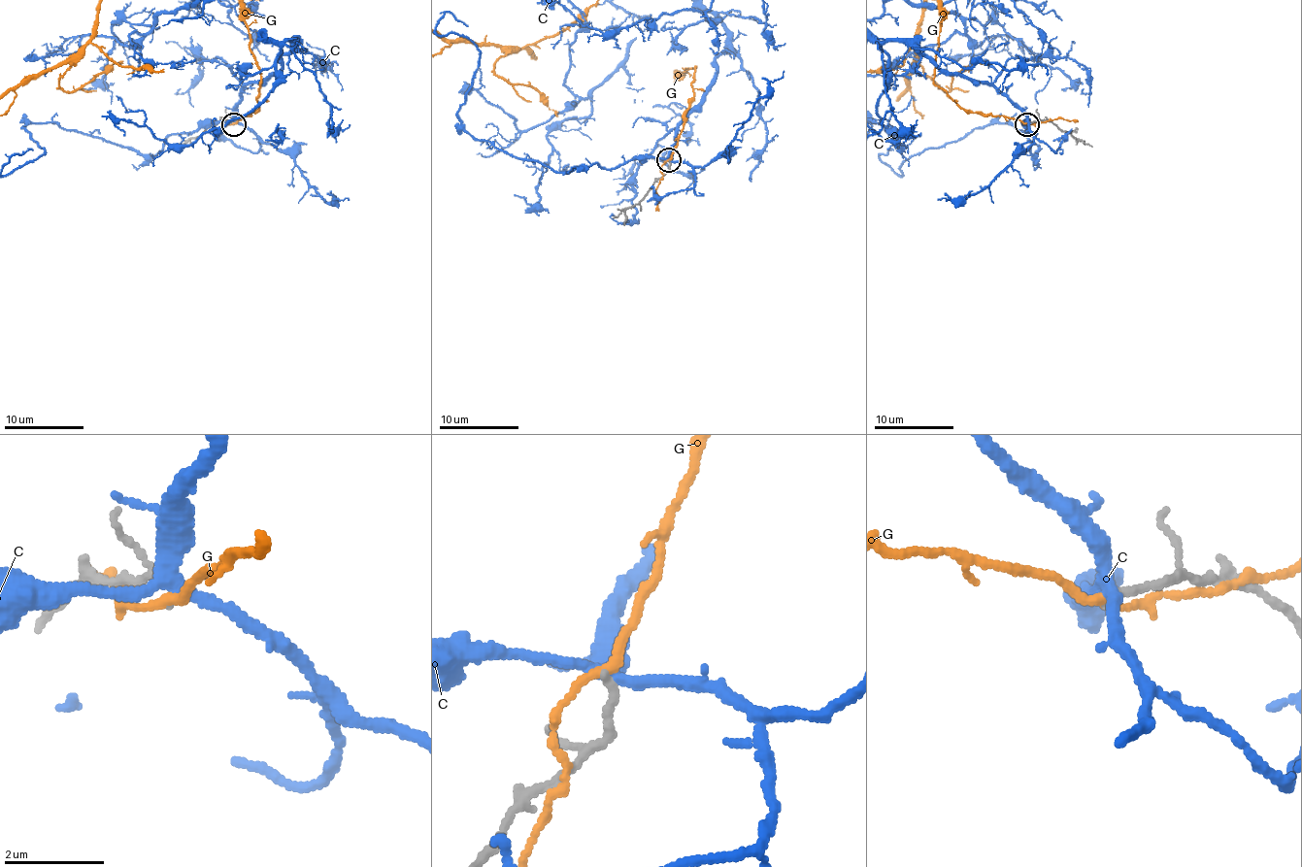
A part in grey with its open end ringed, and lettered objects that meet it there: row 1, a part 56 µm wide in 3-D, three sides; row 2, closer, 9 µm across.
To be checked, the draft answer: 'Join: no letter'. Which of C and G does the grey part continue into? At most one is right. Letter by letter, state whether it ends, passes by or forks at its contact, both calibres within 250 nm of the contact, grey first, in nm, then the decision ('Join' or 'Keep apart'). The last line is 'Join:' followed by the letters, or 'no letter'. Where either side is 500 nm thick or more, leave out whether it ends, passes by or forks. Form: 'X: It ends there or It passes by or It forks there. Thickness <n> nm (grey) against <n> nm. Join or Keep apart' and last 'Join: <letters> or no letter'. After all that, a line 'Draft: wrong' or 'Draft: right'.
C: It forks there. Thickness 180 nm (grey) against 260 nm. Keep apart
G: It passes by. Thickness 160 nm (grey) against 160 nm. Keep apart
Join: no letter
Draft: right

